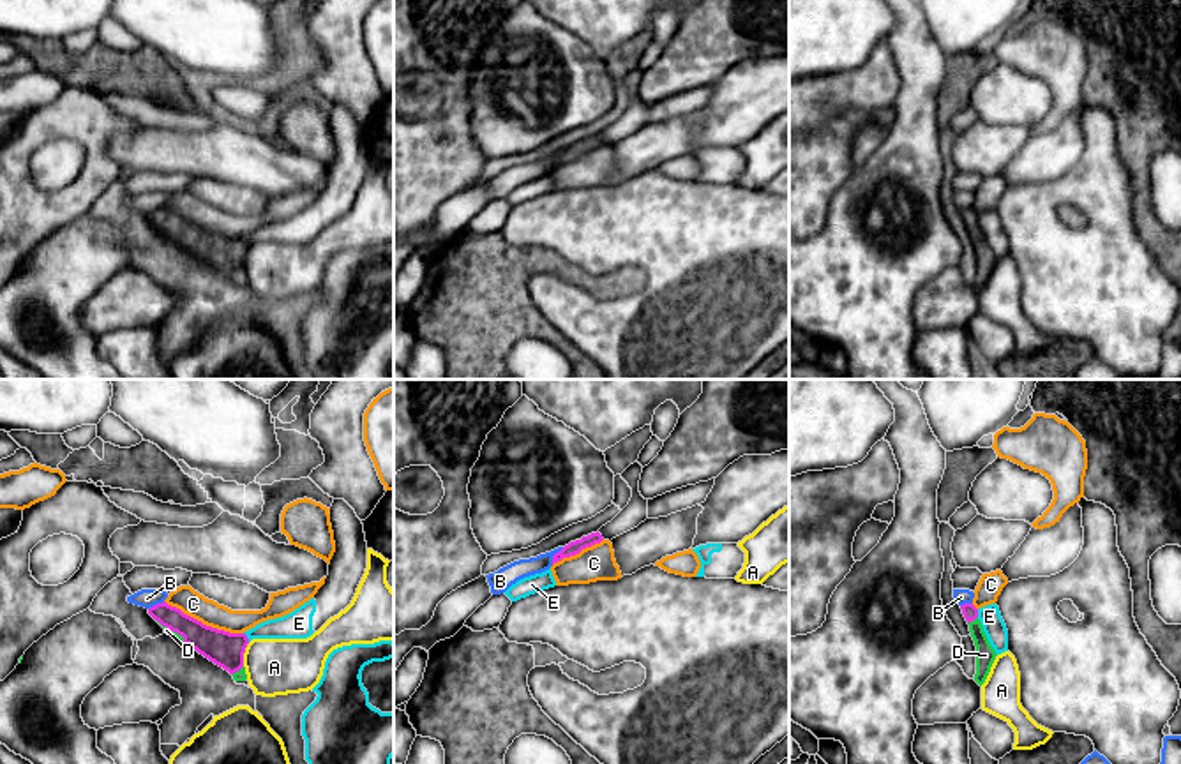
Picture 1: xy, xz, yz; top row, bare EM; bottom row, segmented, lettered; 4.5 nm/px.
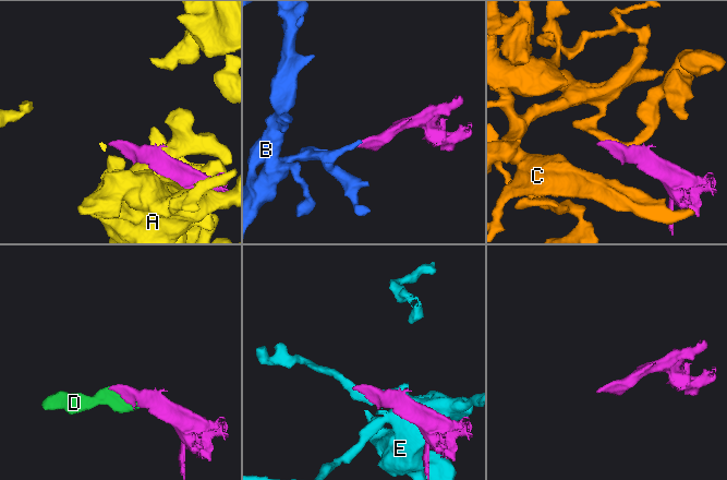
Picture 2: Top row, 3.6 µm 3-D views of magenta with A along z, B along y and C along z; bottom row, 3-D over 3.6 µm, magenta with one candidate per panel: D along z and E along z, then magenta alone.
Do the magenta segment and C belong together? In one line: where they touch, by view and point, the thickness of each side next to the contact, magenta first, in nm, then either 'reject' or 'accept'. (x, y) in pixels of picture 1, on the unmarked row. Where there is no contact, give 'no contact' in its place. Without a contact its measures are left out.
xy (202, 228) | 160/120 nm | reject

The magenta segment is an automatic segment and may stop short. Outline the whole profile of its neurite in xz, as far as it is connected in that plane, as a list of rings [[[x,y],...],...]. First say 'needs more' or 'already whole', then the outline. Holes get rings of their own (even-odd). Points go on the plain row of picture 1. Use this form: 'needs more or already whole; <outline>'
already whole; [[[597,136],[597,138],[591,138],[588,141],[583,141],[581,145],[570,146],[568,150],[565,150],[560,157],[556,157],[553,161],[553,169],[561,166],[563,162],[575,161],[583,154],[591,152],[595,148],[600,148],[602,145],[604,145],[602,139]]]

